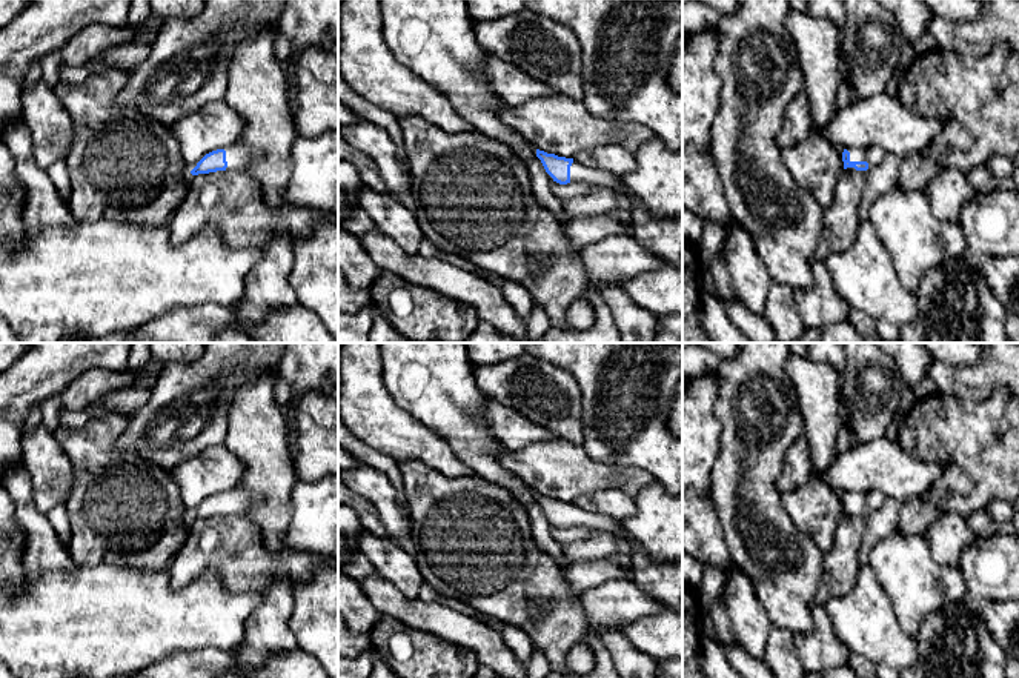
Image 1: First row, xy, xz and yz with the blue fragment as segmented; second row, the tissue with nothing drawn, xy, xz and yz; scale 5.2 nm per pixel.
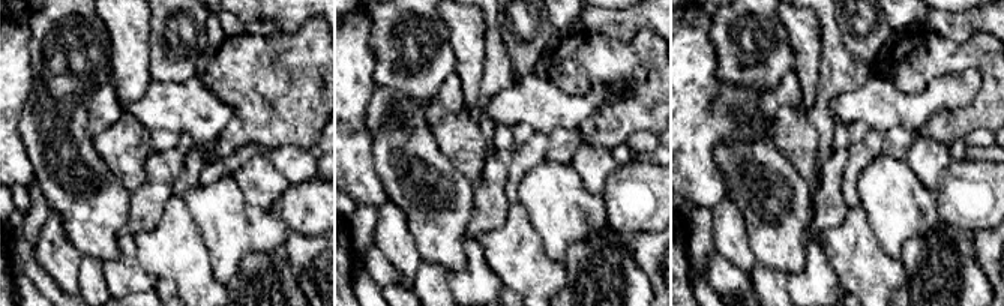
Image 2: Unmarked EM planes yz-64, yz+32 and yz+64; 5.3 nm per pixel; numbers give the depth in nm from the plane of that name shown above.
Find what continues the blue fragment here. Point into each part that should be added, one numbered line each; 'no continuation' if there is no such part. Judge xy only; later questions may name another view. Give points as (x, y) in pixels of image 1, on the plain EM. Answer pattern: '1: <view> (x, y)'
1: xy (237, 500)

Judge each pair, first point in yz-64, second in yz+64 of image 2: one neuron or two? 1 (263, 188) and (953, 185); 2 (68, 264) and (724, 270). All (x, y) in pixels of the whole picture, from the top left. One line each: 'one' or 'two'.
1: two
2: two

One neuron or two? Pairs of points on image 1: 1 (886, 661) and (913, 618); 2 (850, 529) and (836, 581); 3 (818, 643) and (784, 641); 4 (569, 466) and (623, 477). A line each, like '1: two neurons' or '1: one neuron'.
1: two neurons
2: one neuron
3: two neurons
4: one neuron

